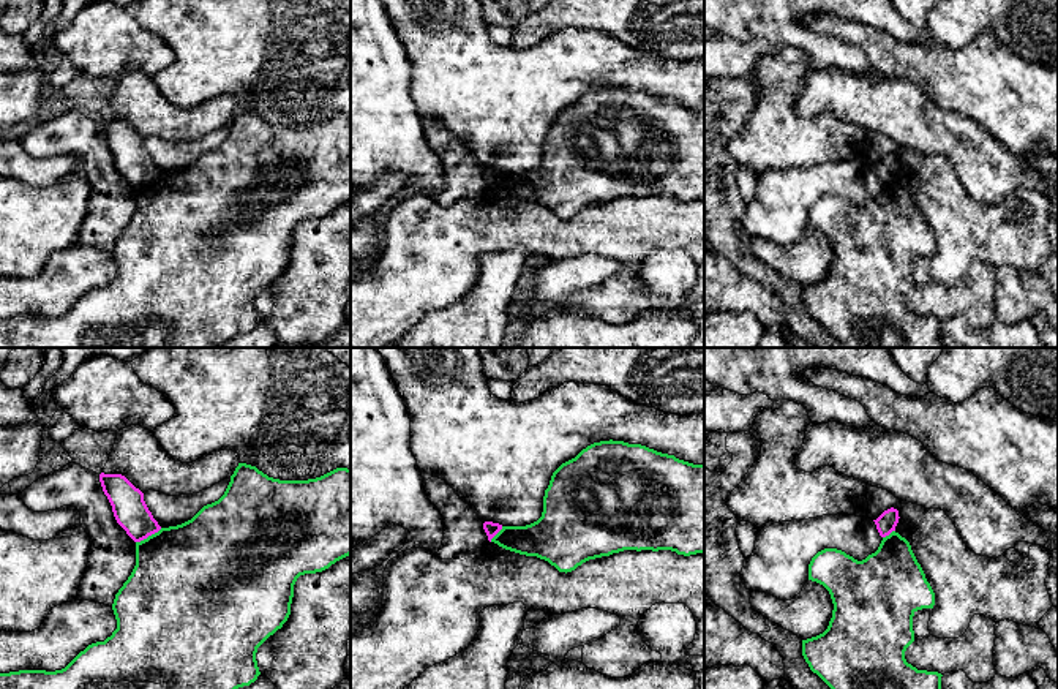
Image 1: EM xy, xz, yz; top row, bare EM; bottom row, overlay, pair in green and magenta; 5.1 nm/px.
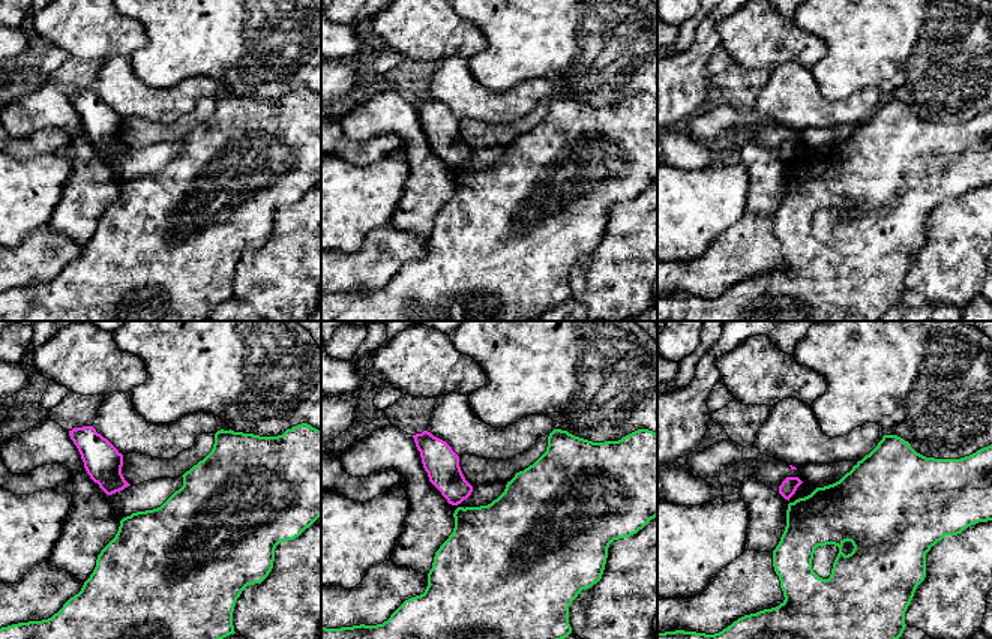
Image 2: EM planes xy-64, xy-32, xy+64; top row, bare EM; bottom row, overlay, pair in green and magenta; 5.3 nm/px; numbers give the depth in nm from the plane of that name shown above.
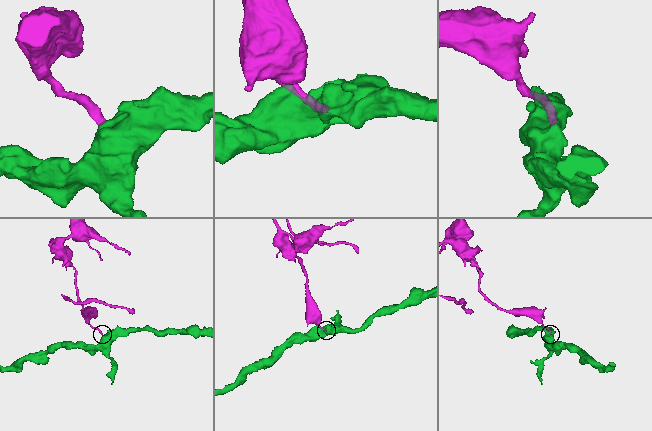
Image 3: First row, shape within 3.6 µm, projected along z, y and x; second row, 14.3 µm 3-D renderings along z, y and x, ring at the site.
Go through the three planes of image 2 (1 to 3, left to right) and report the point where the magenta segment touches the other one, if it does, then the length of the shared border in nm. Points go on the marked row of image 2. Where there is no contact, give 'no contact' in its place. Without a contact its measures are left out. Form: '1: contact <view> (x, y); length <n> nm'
1: no contact
2: no contact
3: no contact

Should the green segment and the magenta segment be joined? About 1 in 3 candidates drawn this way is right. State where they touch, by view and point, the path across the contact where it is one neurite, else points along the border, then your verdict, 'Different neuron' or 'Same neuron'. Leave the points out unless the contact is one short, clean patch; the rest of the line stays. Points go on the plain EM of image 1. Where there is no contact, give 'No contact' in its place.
Touches green at xy (149, 182). Boundary: xy (161, 174), (136, 188). Different neuron

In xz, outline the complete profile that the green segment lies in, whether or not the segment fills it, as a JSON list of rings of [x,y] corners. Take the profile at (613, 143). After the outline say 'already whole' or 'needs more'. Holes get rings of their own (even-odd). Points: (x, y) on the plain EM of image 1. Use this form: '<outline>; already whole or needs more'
[[[613,85],[594,88],[553,119],[537,168],[502,172],[491,188],[520,201],[545,205],[565,220],[589,205],[624,196],[671,196],[684,202],[704,199],[704,111],[693,111],[641,90]]]; already whole

